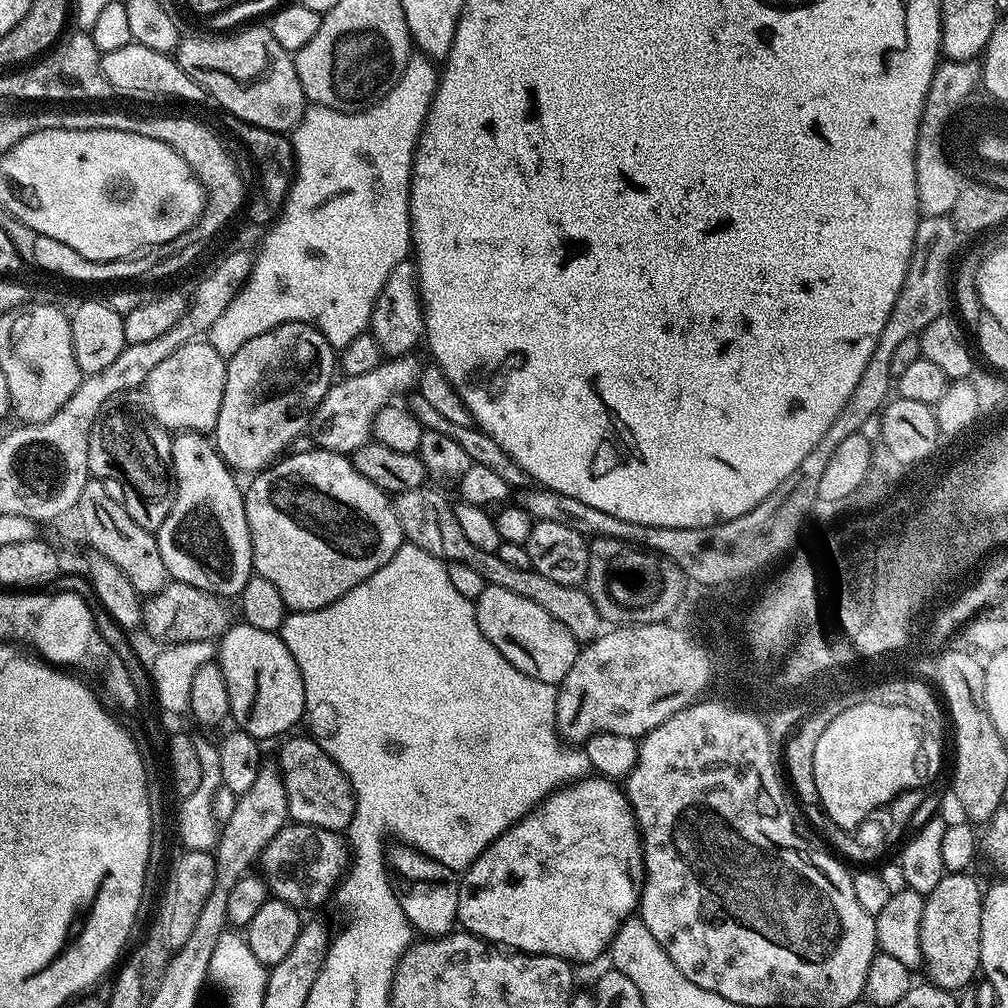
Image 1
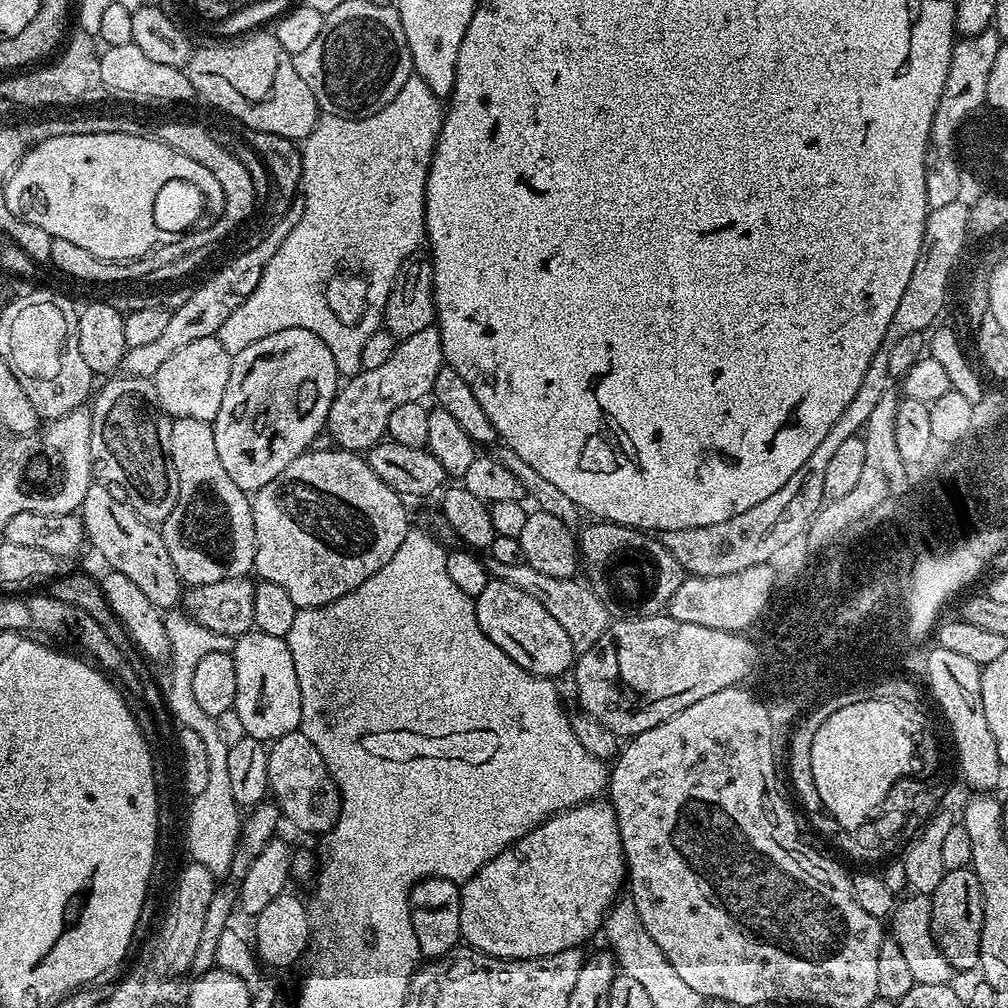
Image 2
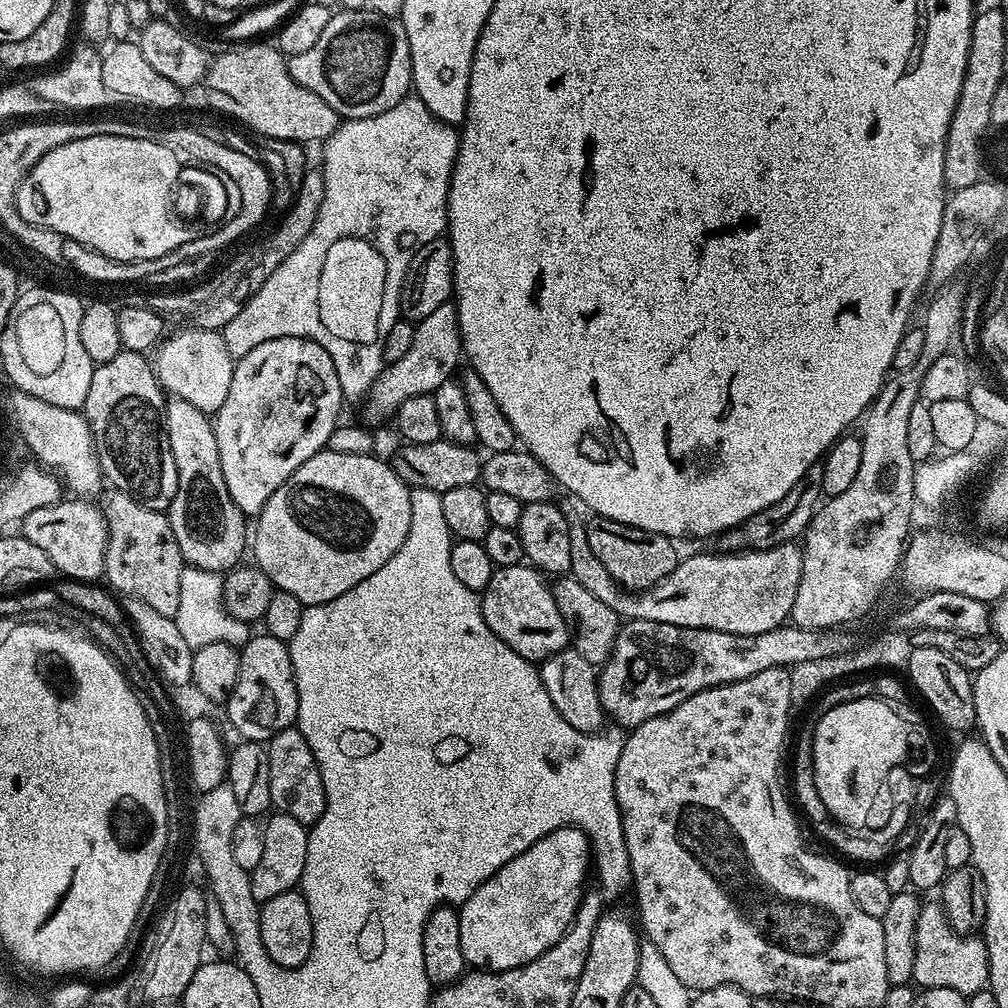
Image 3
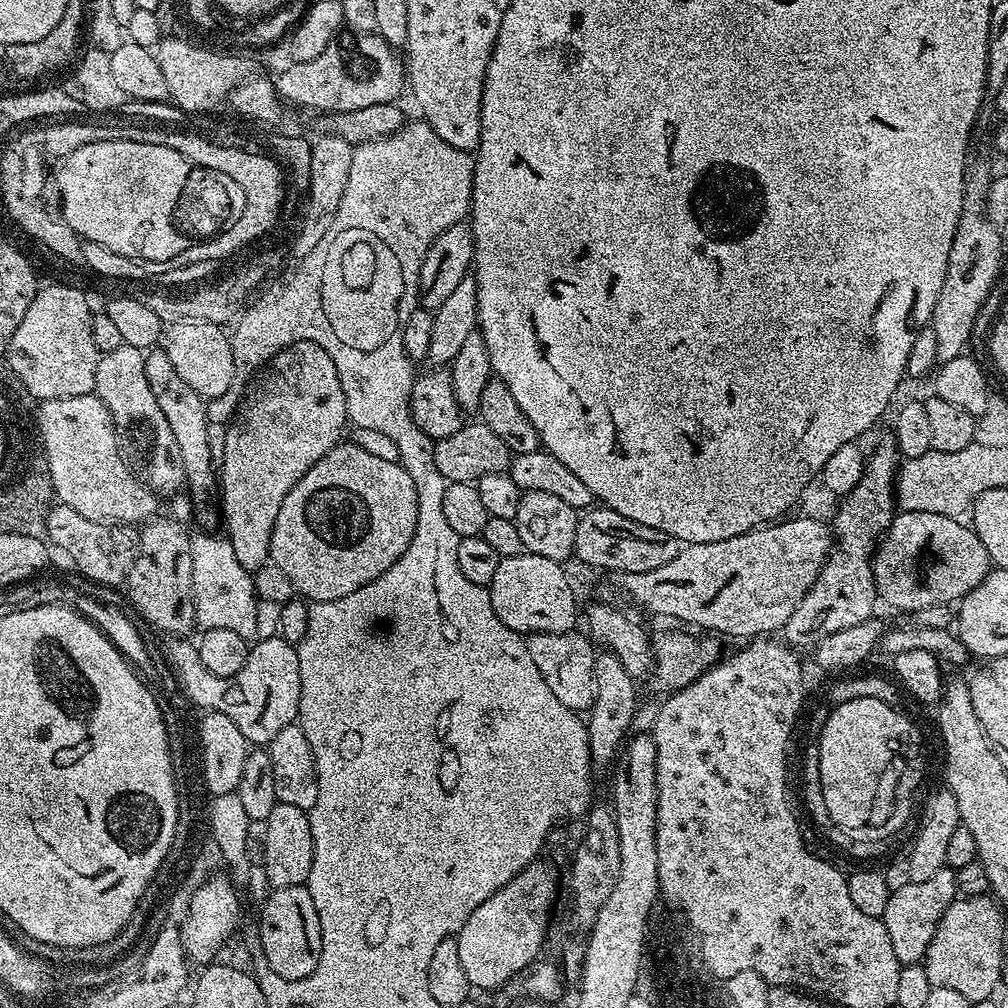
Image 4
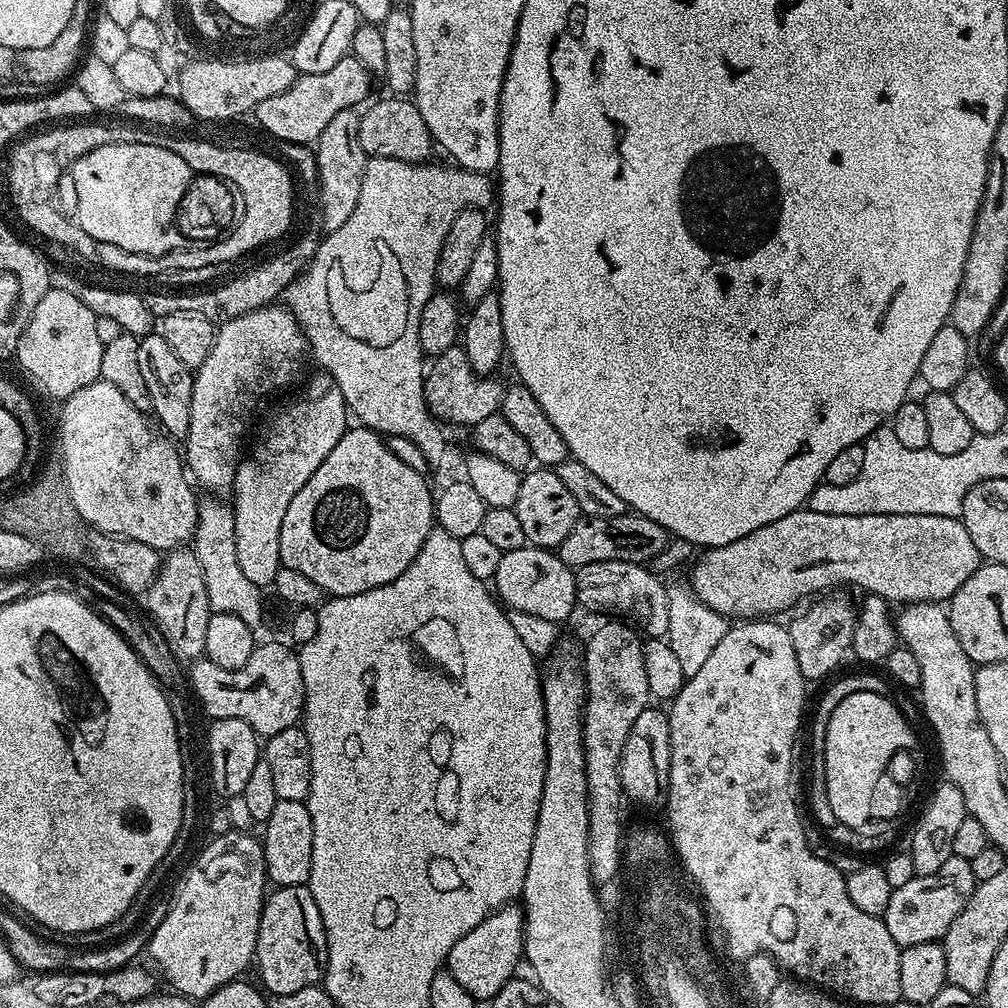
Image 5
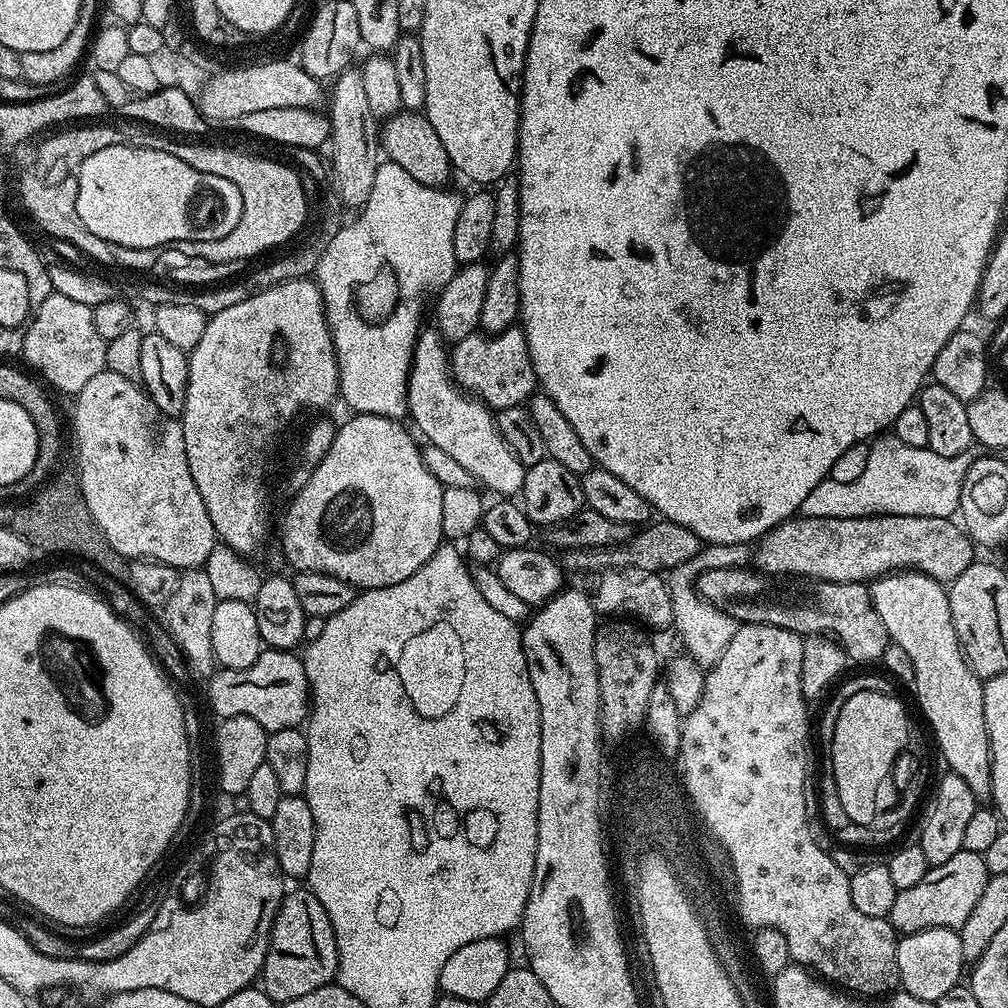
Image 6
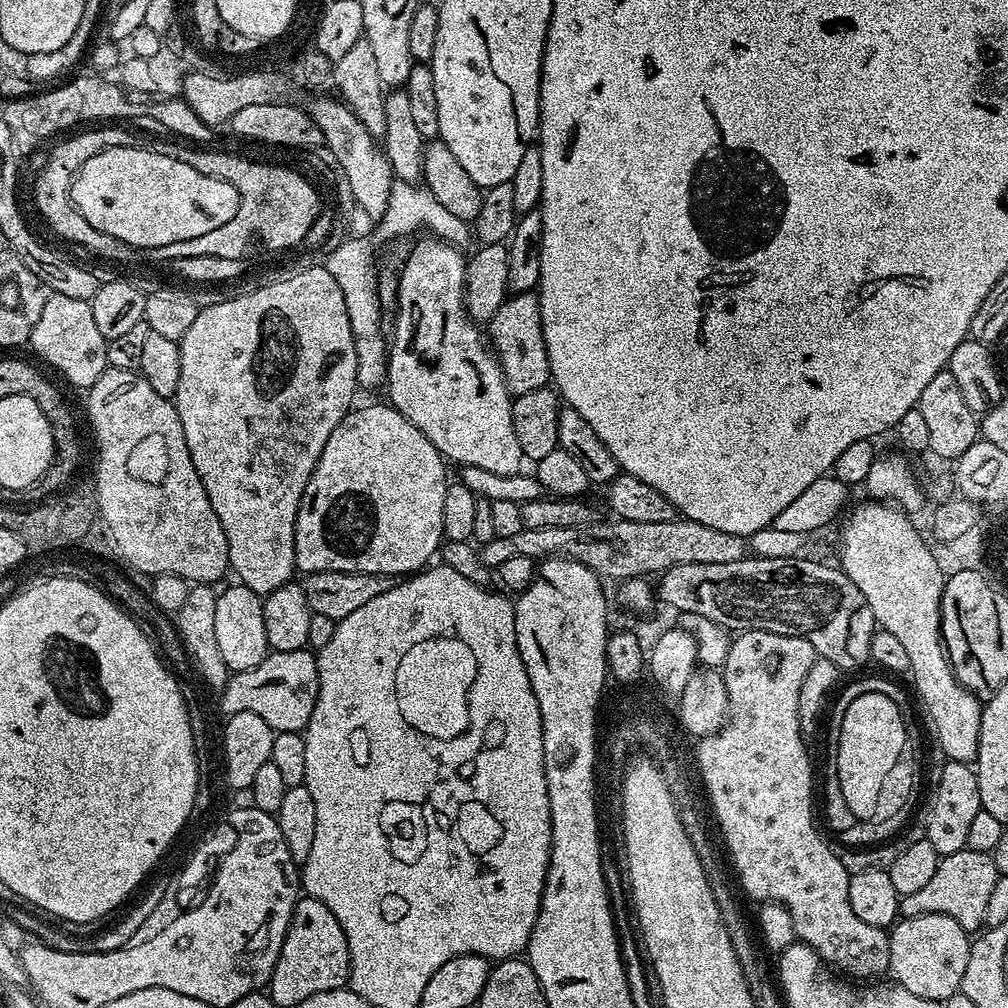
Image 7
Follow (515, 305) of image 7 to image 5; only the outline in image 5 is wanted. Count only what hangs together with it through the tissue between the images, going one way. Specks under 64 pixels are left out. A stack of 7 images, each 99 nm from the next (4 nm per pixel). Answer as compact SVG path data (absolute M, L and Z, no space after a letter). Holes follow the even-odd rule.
M457 346L446 350L427 365L424 377L424 400L428 403L429 412L437 421L449 420L452 424L475 426L478 422L482 422L482 418L490 418L500 411L505 385L499 384L496 379L495 375L479 376L470 366L470 358L466 354L466 350L462 346Z

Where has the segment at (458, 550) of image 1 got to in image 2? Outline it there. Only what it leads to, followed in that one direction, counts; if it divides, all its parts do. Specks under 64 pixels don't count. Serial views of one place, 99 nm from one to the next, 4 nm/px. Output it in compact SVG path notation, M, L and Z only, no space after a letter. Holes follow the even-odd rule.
M489 559L487 565L489 577L510 582L510 586L518 586L518 590L523 590L530 594L530 598L535 598L550 613L550 618L556 619L562 630L570 634L570 642L577 653L590 650L590 646L594 646L594 642L598 642L598 638L602 638L608 628L610 617L606 606L587 583L580 581L579 584L579 579L576 578L550 578L550 574L542 574L526 563L502 566L502 562Z

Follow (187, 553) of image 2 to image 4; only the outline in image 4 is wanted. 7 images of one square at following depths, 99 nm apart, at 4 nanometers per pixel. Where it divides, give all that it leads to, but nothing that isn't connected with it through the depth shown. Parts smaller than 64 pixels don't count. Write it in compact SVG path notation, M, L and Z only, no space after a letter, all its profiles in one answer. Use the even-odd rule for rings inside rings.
M157 346L144 357L146 366L146 382L150 382L150 391L154 399L158 401L158 407L162 414L166 414L166 422L174 434L174 442L178 442L178 454L182 454L182 466L184 467L184 484L188 496L192 499L192 512L196 515L199 527L204 530L212 530L218 524L218 468L212 464L212 436L208 433L208 416L204 413L206 401L186 382L182 382L166 358L163 347Z

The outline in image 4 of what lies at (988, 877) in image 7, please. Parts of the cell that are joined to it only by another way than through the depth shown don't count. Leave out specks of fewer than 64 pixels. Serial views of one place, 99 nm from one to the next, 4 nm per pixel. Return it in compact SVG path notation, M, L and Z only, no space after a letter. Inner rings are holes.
M947 866L922 882L912 880L906 886L902 886L902 890L894 890L890 894L890 902L886 902L882 919L886 926L886 934L890 934L890 947L894 949L894 958L898 958L900 965L918 964L923 961L930 946L930 938L934 936L942 914L946 914L946 910L956 899L956 872Z

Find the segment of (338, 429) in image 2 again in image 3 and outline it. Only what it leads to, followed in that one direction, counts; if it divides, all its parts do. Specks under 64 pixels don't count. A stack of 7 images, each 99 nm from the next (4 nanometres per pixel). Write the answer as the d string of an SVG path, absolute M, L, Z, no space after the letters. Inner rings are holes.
M449 302L438 306L438 310L426 314L416 324L414 342L410 350L398 358L398 362L387 365L380 377L369 390L364 412L372 420L384 420L395 415L398 406L406 402L406 398L431 396L442 386L442 382L453 379L457 375L456 367L462 364L462 345L460 342L460 327L455 303ZM368 404L368 405L367 405Z

